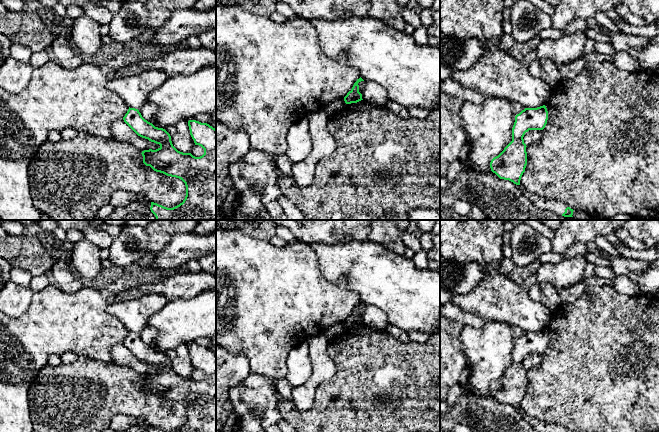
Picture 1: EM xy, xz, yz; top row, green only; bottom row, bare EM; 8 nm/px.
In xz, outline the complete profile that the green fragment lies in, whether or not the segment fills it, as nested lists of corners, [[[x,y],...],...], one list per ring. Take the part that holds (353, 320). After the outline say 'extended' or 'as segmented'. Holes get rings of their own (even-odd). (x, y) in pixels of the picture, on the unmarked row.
[[[361,301],[359,303],[357,303],[357,305],[354,307],[352,313],[344,321],[344,325],[346,328],[357,327],[357,326],[363,324],[362,318],[359,316],[359,309],[358,309],[358,307],[361,305],[364,305]]] | as segmented

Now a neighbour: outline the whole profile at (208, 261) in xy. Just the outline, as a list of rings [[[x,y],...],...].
[[[216,254],[204,255],[198,259],[202,271],[207,273],[216,274]]]

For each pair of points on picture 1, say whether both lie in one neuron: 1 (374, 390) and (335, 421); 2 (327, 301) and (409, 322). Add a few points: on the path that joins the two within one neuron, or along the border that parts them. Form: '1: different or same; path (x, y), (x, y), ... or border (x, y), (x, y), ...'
1: same; path (364, 400), (359, 405), (351, 405), (345, 411)
2: different; border (346, 280), (346, 286), (353, 290), (360, 300)

